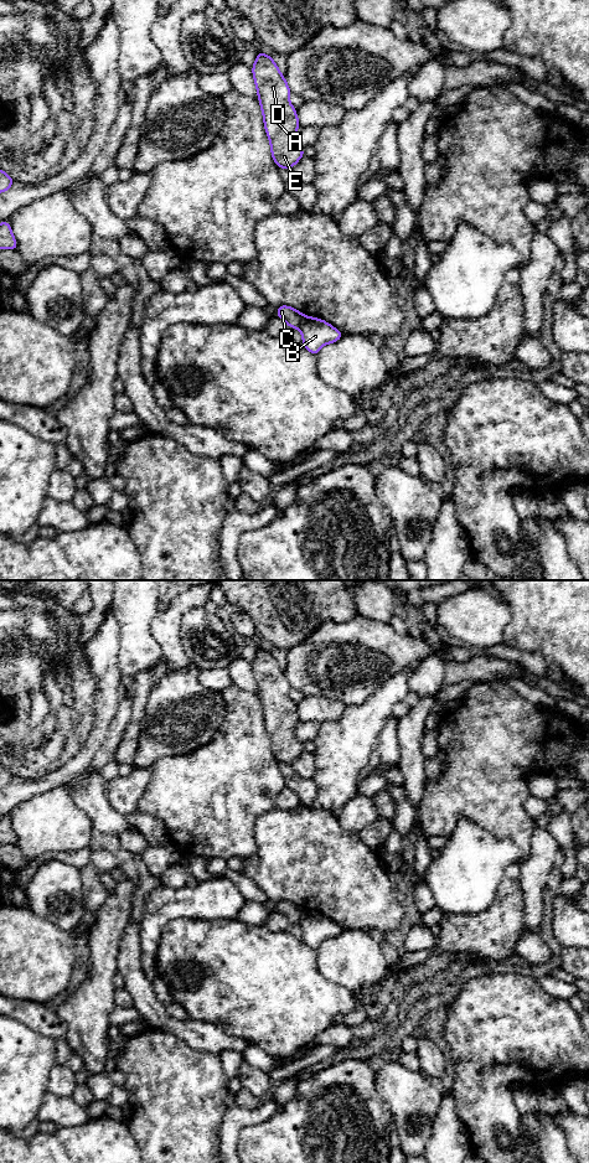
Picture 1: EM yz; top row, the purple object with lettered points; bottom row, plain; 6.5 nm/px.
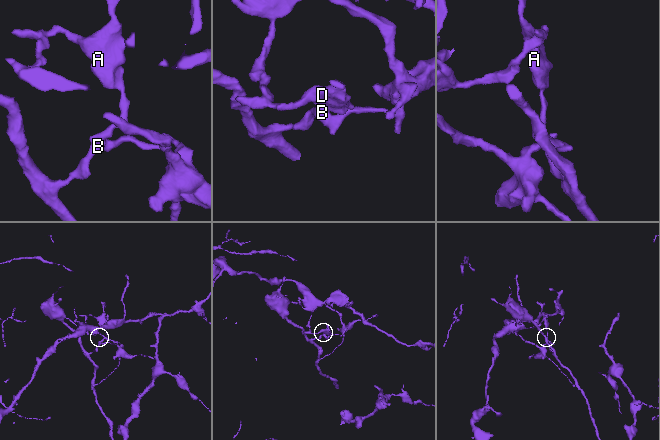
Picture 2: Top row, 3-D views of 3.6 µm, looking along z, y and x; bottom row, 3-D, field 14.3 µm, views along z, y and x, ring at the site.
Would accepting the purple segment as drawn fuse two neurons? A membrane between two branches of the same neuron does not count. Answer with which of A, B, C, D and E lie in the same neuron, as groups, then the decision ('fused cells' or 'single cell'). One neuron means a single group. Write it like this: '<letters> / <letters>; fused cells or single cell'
A C D E / B; fused cells

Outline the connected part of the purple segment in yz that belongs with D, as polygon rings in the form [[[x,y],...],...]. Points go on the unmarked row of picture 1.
[[[258,646],[252,662],[264,724],[270,736],[272,753],[278,763],[293,764],[304,753],[303,741],[296,736],[299,714],[290,699],[290,684],[278,661],[269,650]]]

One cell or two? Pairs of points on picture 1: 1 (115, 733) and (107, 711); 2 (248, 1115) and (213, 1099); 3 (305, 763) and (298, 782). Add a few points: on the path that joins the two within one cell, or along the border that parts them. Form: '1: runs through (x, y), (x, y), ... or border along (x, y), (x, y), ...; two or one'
1: border along (119, 697), (117, 713), (99, 748); two
2: border along (227, 1107), (218, 1136); two
3: border along (290, 765), (300, 776), (311, 780); two

